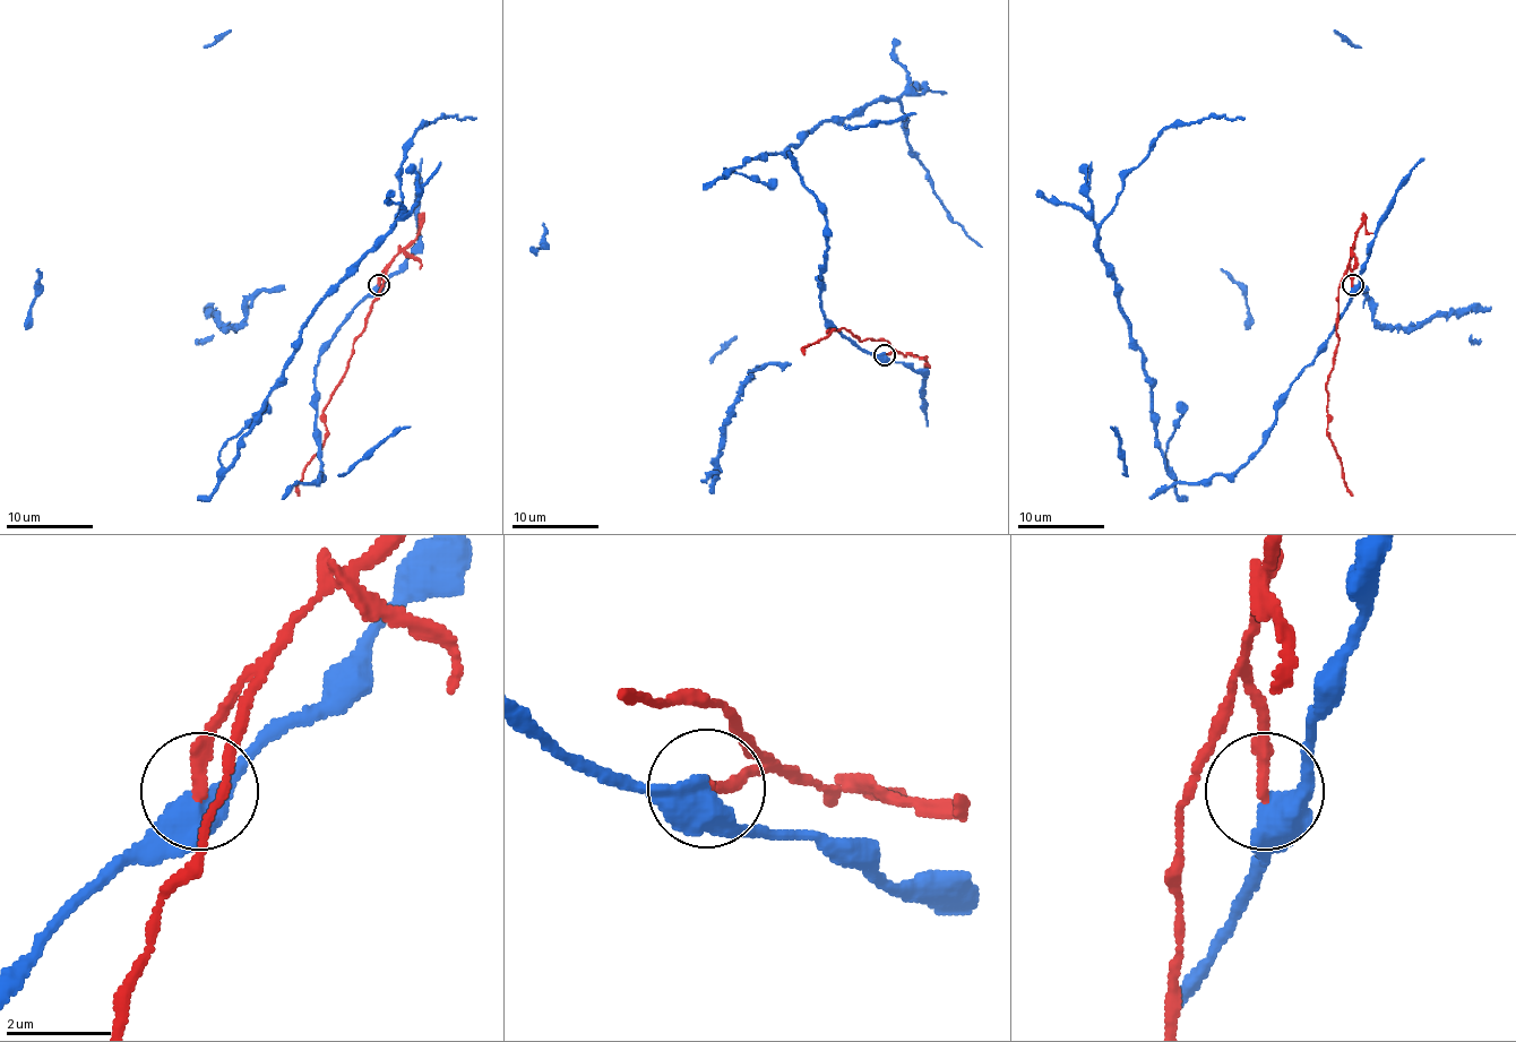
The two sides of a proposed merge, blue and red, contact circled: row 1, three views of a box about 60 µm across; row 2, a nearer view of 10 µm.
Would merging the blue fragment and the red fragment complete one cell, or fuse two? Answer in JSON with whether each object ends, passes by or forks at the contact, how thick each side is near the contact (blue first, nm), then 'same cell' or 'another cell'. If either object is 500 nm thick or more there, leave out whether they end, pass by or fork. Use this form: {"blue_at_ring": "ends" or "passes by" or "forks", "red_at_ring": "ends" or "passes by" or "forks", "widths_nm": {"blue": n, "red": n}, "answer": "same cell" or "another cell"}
{"blue_at_ring": "passes by", "red_at_ring": "ends", "widths_nm": {"blue": 460, "red": 260}, "answer": "another cell"}

